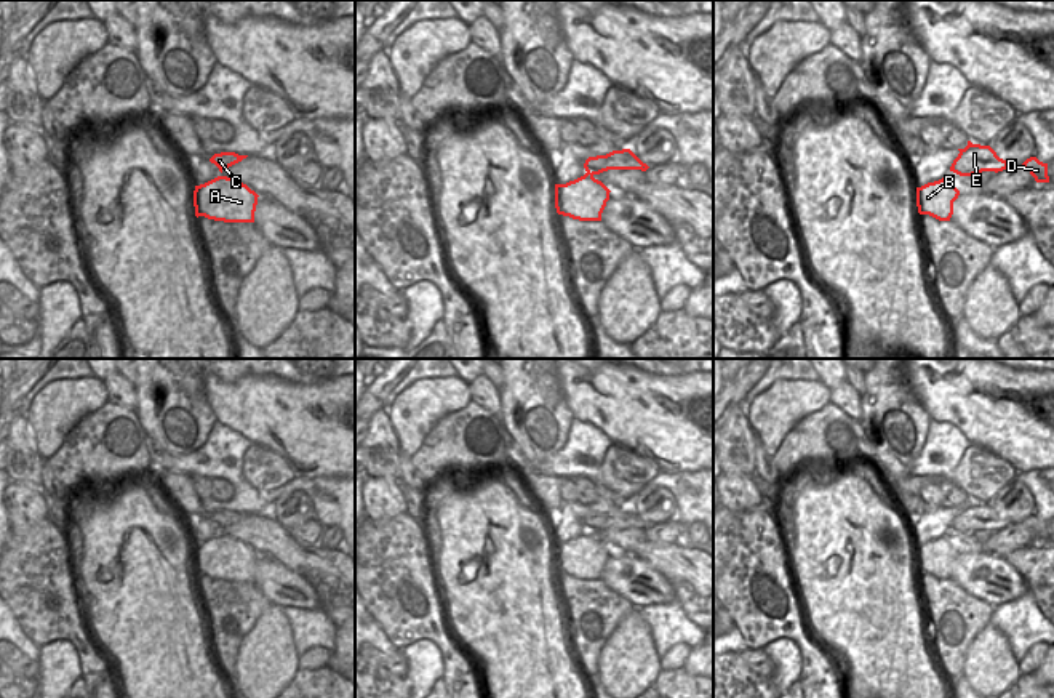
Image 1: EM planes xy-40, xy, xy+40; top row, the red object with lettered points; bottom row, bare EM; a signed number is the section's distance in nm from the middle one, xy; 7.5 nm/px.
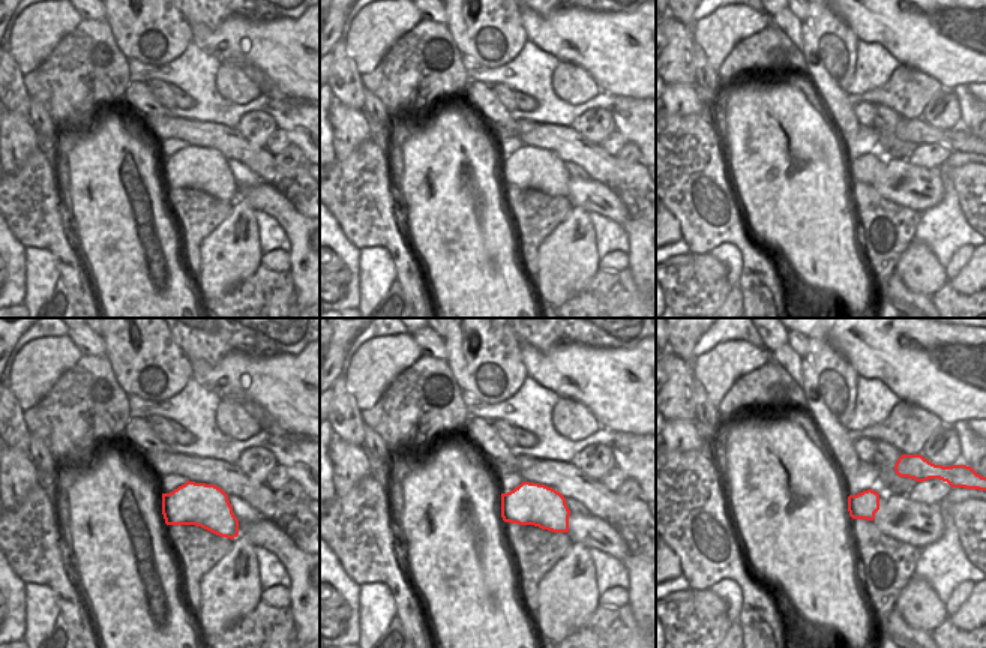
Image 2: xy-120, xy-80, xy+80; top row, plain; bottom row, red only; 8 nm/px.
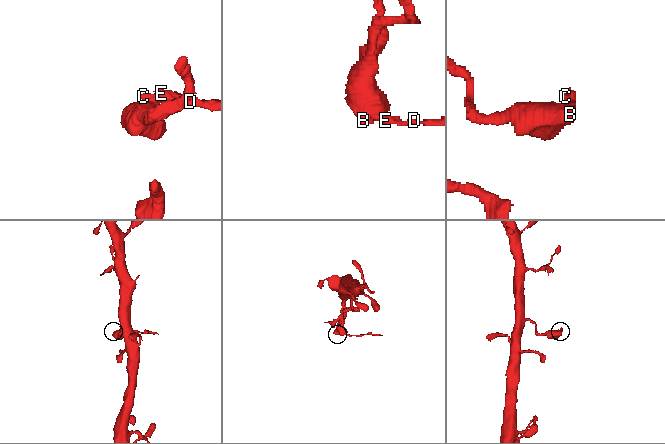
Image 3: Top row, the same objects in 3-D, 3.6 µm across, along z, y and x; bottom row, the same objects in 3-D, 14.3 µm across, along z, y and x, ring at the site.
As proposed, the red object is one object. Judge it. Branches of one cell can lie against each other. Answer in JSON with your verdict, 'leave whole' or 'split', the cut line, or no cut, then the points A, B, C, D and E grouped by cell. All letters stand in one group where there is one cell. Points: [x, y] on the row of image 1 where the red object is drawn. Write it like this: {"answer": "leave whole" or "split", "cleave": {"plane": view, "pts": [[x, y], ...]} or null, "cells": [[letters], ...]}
{"answer": "split", "cleave": {"plane": "xy", "pts": [[586, 173], [592, 175]]}, "cells": [["A", "B"], ["C", "D", "E"]]}

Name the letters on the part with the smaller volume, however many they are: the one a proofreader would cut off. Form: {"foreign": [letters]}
{"foreign": ["C", "D", "E"]}

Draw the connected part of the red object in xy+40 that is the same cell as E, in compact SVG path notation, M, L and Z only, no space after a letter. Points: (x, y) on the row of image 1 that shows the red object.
M968 141L964 149L953 160L950 171L960 176L972 176L982 171L1003 171L1011 166L1009 162L1000 158L990 146L972 144Z

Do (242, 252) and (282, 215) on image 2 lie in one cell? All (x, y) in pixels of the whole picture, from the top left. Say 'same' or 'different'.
different

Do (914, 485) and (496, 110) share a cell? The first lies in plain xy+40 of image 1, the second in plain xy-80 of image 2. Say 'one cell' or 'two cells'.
one cell

